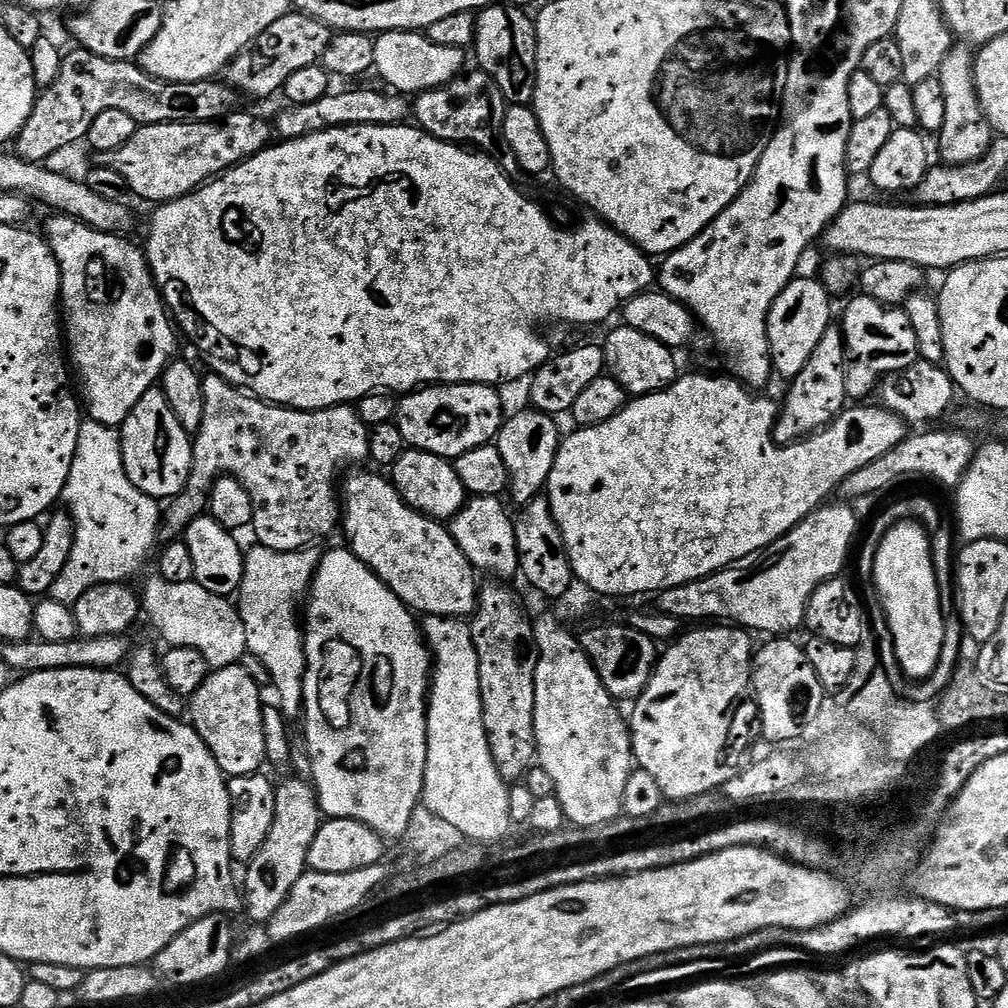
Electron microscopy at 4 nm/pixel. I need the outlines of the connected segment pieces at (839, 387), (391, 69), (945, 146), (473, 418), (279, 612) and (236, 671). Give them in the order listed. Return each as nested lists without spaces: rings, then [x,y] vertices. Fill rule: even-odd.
[[[833,326],[826,330],[826,334],[822,334],[814,354],[810,354],[806,366],[802,366],[802,374],[790,381],[789,388],[792,389],[785,394],[784,404],[782,400],[776,429],[772,432],[772,437],[781,446],[794,444],[828,427],[844,411],[849,395],[846,390],[846,342],[843,327]]]
[[[423,31],[381,32],[375,37],[375,75],[380,75],[387,87],[396,94],[419,94],[442,87],[465,71],[465,49],[454,46],[438,46],[428,41]]]
[[[953,46],[950,54],[942,62],[938,73],[938,79],[942,82],[942,94],[946,94],[946,122],[942,122],[942,130],[938,133],[940,140],[939,159],[945,164],[973,164],[980,160],[988,152],[988,147],[992,145],[994,133],[988,125],[988,119],[984,117],[984,112],[980,108],[980,99],[976,93],[976,69],[974,67],[974,52],[968,46]]]
[[[438,384],[413,390],[396,405],[394,423],[402,430],[402,438],[408,448],[417,448],[430,454],[438,454],[446,460],[456,461],[466,450],[474,450],[483,444],[490,444],[500,434],[500,425],[506,419],[504,404],[491,384]]]
[[[259,546],[249,547],[244,553],[244,577],[238,593],[238,611],[242,626],[246,626],[248,656],[256,659],[272,679],[275,699],[285,717],[299,717],[304,707],[304,634],[302,631],[302,601],[307,597],[321,553],[315,547],[300,548],[296,552],[275,552]]]
[[[231,664],[225,668],[209,671],[206,682],[198,686],[198,690],[187,701],[186,712],[190,717],[190,723],[196,732],[206,742],[210,754],[218,762],[218,766],[224,772],[225,777],[249,776],[261,771],[266,764],[266,734],[262,734],[262,714],[265,701],[260,700],[260,688],[256,680],[240,664]]]

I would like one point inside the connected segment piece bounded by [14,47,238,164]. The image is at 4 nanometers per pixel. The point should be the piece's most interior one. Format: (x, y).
(86, 84)

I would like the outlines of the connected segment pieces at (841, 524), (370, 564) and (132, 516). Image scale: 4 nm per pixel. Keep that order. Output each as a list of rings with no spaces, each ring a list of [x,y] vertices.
[[[828,502],[817,508],[816,511],[809,514],[801,524],[797,524],[795,528],[790,529],[781,540],[775,540],[775,542],[773,542],[773,544],[770,546],[766,546],[762,550],[758,550],[754,554],[750,554],[746,558],[742,558],[736,564],[730,565],[729,568],[724,568],[722,571],[710,574],[701,580],[686,582],[682,586],[674,586],[673,588],[668,588],[666,591],[659,593],[659,611],[661,613],[668,613],[679,622],[685,622],[685,620],[696,620],[692,622],[731,622],[733,625],[739,626],[741,629],[751,630],[753,633],[769,632],[767,635],[772,638],[780,638],[785,634],[792,634],[792,631],[794,631],[795,628],[799,626],[799,624],[801,627],[801,625],[805,623],[806,617],[808,615],[808,599],[812,597],[814,590],[818,590],[818,586],[822,586],[828,580],[837,579],[837,577],[843,573],[840,571],[843,570],[844,563],[846,563],[848,560],[848,551],[851,550],[852,539],[854,539],[856,536],[855,510],[852,508],[847,508],[847,506],[844,504],[832,503],[833,502]]]
[[[352,470],[343,477],[342,532],[344,528],[344,536],[348,539],[345,540],[347,547],[351,548],[358,559],[366,562],[366,566],[376,573],[376,577],[394,594],[398,594],[401,602],[412,609],[413,613],[424,616],[471,617],[476,611],[478,573],[466,554],[458,550],[451,531],[441,521],[431,520],[410,508],[392,485],[391,479],[384,477],[383,480],[379,471],[360,471],[364,470]]]
[[[85,419],[78,430],[78,446],[74,450],[74,462],[70,466],[70,478],[66,478],[63,507],[72,518],[75,527],[73,546],[62,572],[54,582],[50,593],[51,599],[66,605],[73,605],[94,586],[103,584],[123,584],[131,581],[144,568],[152,546],[158,540],[162,528],[162,508],[152,496],[142,494],[134,482],[126,474],[126,466],[122,462],[122,446],[120,433],[115,428]]]

